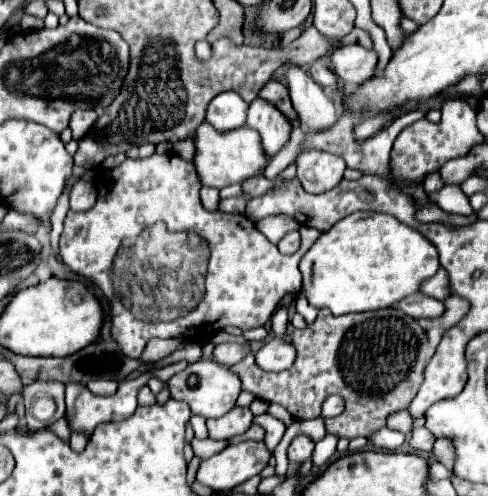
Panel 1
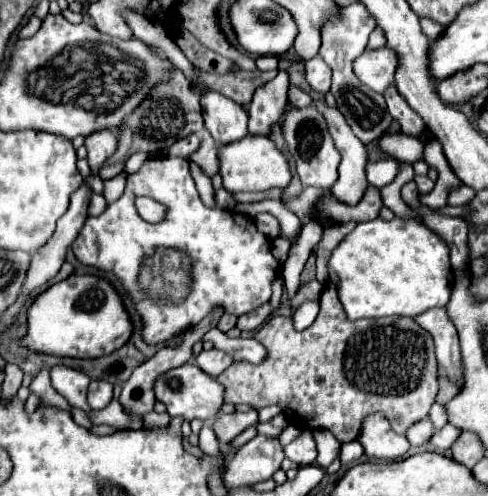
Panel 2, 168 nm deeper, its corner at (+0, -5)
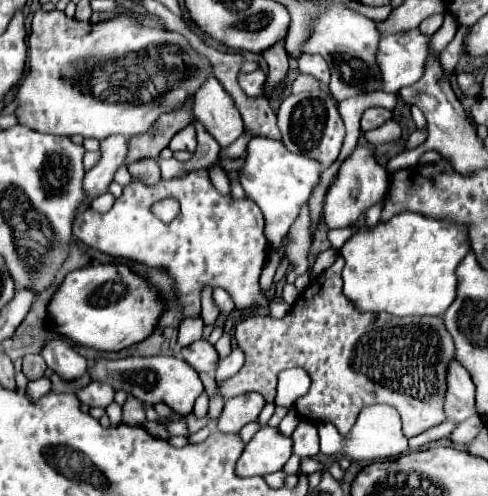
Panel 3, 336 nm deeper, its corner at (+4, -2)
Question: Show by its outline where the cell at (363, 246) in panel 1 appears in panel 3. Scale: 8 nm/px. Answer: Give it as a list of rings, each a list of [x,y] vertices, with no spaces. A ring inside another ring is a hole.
[[[401,212],[401,214],[395,214],[395,218],[387,220],[387,222],[377,222],[373,228],[361,228],[357,230],[341,248],[341,256],[345,260],[345,266],[343,266],[343,294],[349,302],[355,304],[357,310],[363,310],[363,312],[389,312],[393,316],[439,316],[443,314],[451,302],[455,300],[455,286],[457,286],[457,276],[455,276],[455,268],[457,264],[461,262],[461,258],[467,254],[467,250],[471,248],[471,242],[469,242],[469,234],[467,234],[467,228],[461,226],[461,224],[455,224],[455,222],[447,222],[447,220],[433,220],[433,218],[427,218],[423,214],[417,214],[417,212]]]

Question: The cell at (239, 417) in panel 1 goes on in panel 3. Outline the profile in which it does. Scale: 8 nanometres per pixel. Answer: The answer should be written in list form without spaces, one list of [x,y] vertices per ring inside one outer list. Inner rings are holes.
[[[243,394],[239,398],[225,400],[223,412],[217,420],[217,430],[221,434],[237,434],[245,424],[257,420],[263,406],[265,400],[261,394]]]

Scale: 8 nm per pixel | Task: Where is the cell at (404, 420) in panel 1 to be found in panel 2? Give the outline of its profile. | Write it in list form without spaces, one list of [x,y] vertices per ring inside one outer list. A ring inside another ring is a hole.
[[[419,421],[419,425],[413,425],[409,431],[407,431],[407,439],[413,447],[419,447],[423,443],[427,443],[431,439],[431,435],[435,433],[435,427],[431,421]]]

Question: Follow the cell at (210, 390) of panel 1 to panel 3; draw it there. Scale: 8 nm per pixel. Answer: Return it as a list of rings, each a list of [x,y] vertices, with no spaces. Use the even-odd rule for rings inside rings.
[[[155,356],[155,358],[123,358],[123,360],[97,360],[97,366],[91,370],[93,380],[101,380],[111,384],[115,390],[123,390],[129,396],[137,396],[145,404],[157,404],[163,402],[167,404],[173,412],[181,414],[183,418],[191,414],[195,400],[203,394],[203,382],[199,374],[183,360],[177,356]]]

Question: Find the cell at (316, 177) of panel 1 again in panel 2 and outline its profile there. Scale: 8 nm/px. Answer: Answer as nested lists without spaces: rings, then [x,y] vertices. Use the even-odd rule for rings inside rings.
[[[307,105],[303,109],[293,107],[285,113],[281,129],[283,129],[283,137],[287,141],[287,149],[297,163],[297,173],[299,173],[301,181],[311,187],[321,187],[321,189],[329,191],[331,185],[337,181],[337,167],[341,161],[341,155],[335,149],[335,143],[327,129],[327,121],[325,121],[323,113],[319,113],[315,105]]]

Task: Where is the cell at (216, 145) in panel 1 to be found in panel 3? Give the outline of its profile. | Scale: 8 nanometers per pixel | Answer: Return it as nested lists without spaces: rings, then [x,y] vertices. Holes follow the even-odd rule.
[[[253,136],[251,142],[247,144],[237,180],[243,186],[247,198],[253,200],[263,210],[265,238],[269,240],[271,248],[281,246],[281,240],[285,238],[289,226],[295,222],[299,208],[307,204],[313,186],[319,182],[319,174],[321,174],[319,162],[289,152],[279,140]]]

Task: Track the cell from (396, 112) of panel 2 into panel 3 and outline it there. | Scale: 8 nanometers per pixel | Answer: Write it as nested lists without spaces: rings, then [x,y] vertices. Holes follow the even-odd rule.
[[[389,120],[387,124],[379,126],[377,130],[371,130],[371,132],[365,132],[365,140],[373,146],[379,146],[379,144],[387,144],[391,140],[397,140],[401,136],[401,124],[397,120]]]

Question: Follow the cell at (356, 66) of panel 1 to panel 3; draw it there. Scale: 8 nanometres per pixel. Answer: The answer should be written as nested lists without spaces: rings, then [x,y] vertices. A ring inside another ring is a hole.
[[[419,30],[381,38],[375,60],[383,74],[383,92],[397,92],[421,78],[423,62],[427,60],[427,42],[429,38]]]

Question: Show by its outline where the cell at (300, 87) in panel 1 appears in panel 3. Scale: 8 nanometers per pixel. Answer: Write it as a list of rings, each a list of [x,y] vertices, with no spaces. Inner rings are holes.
[[[355,146],[353,152],[341,162],[335,180],[327,190],[325,206],[323,206],[325,224],[329,228],[347,228],[347,226],[351,226],[351,222],[355,222],[361,212],[365,212],[373,204],[377,204],[387,194],[387,190],[389,190],[389,176],[383,170],[383,166],[379,166],[375,162],[373,150],[367,148],[367,146]]]

